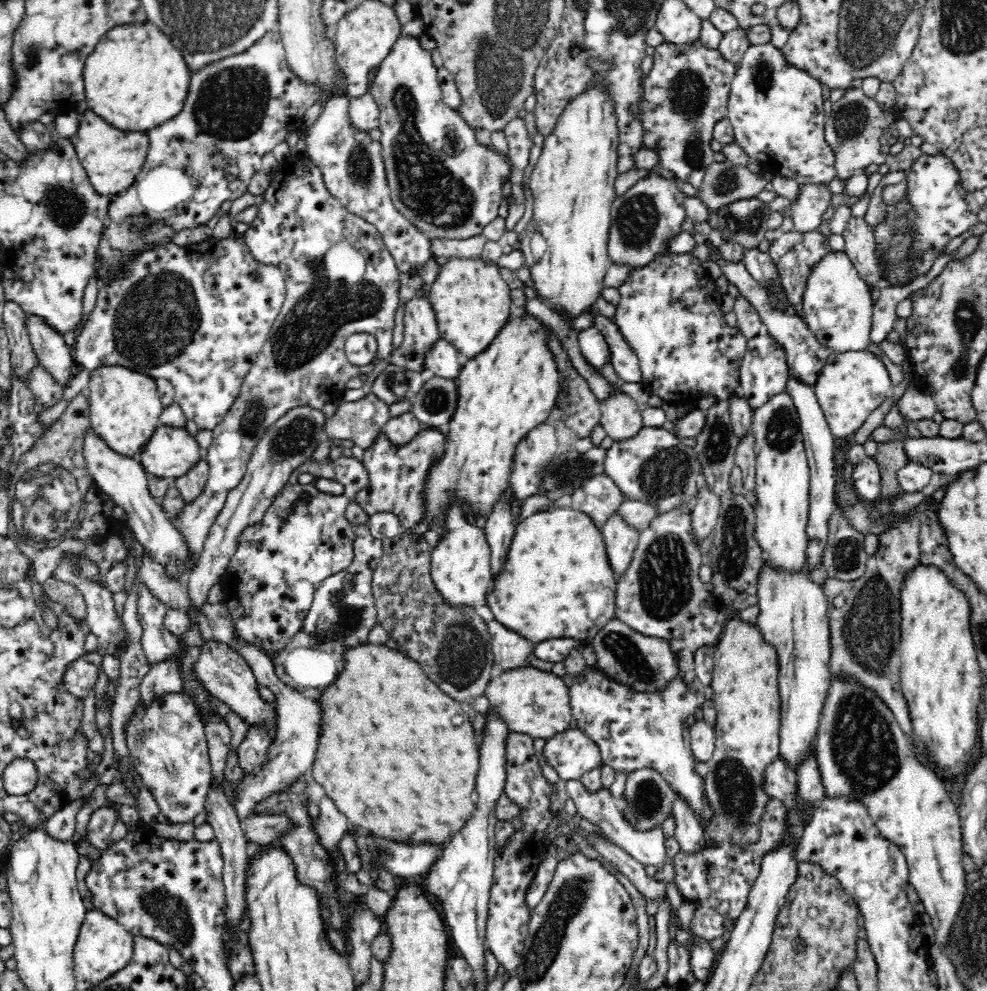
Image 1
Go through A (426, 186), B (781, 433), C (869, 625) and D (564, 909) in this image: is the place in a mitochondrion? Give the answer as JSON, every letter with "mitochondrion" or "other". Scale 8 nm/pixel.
{"A":"mitochondrion","B":"mitochondrion","C":"mitochondrion","D":"mitochondrion"}

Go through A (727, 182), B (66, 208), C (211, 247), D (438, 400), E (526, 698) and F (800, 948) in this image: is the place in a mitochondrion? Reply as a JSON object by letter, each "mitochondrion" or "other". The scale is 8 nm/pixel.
{"A":"mitochondrion","B":"mitochondrion","C":"other","D":"mitochondrion","E":"other","F":"mitochondrion"}

